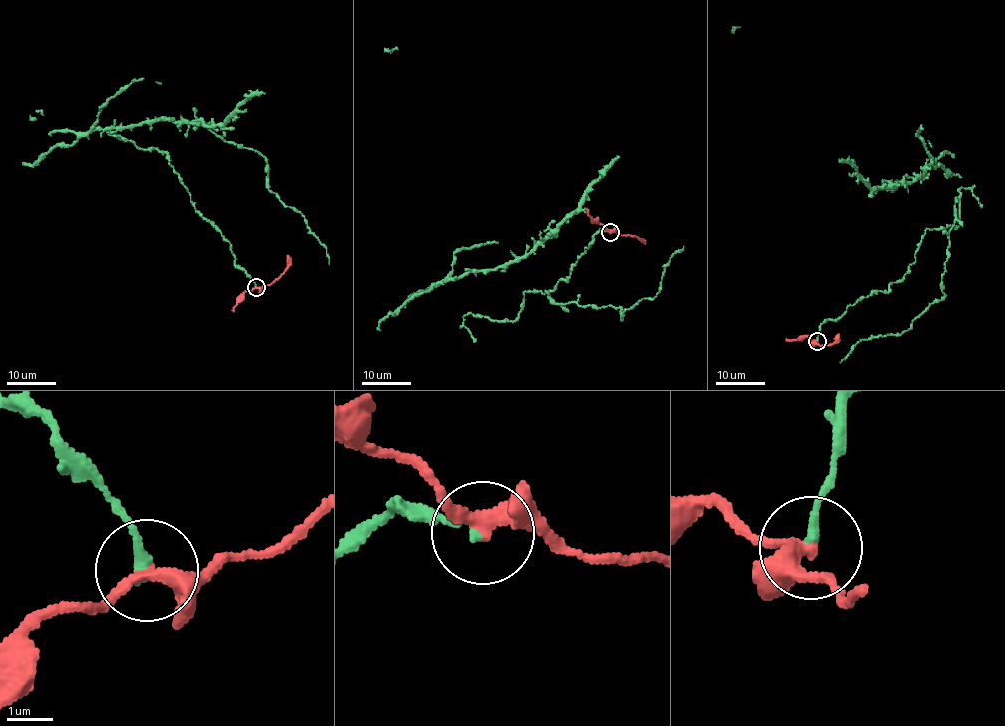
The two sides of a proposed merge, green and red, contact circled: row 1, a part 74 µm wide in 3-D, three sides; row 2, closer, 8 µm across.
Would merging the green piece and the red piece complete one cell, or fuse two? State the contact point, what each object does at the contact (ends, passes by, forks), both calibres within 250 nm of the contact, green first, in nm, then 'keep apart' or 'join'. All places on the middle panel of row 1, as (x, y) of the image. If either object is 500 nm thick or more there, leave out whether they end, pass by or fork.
(610, 232) | green ends | red passes by | 240/300 nm | keep apart

